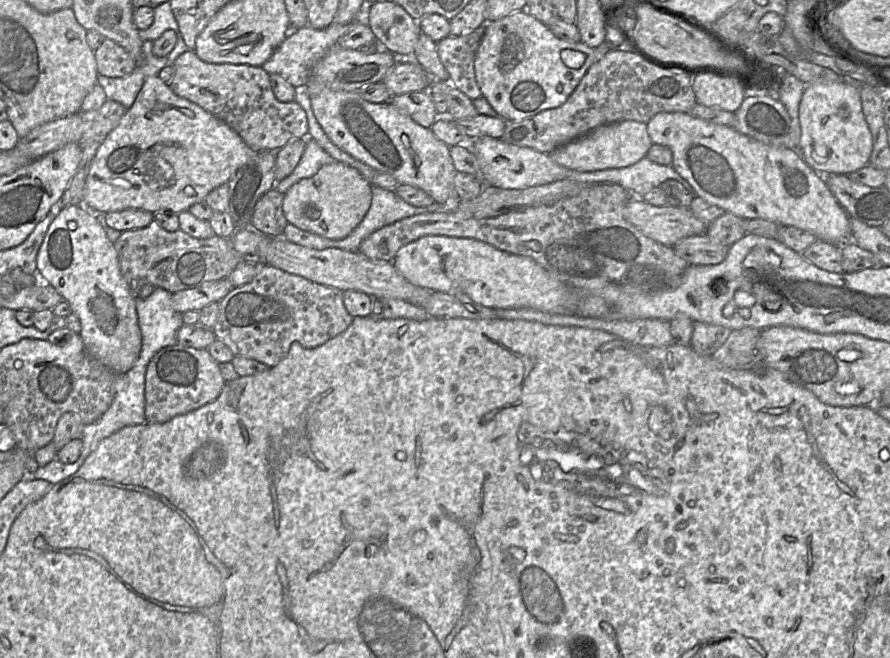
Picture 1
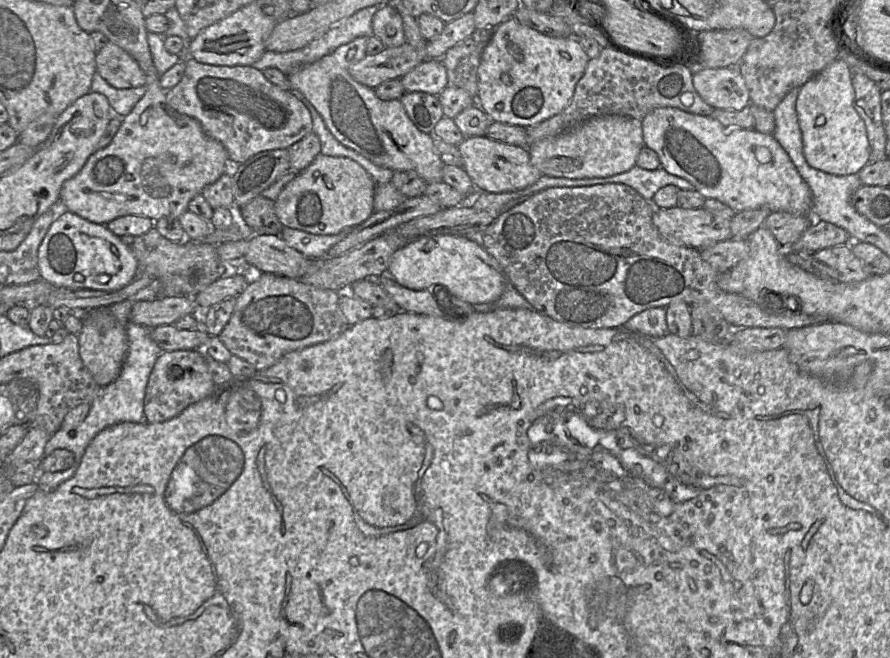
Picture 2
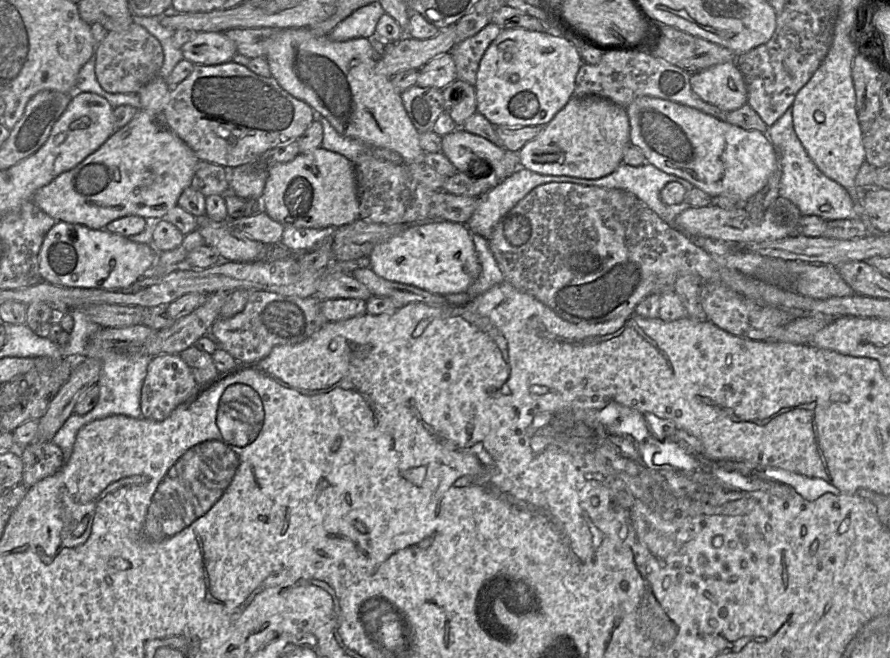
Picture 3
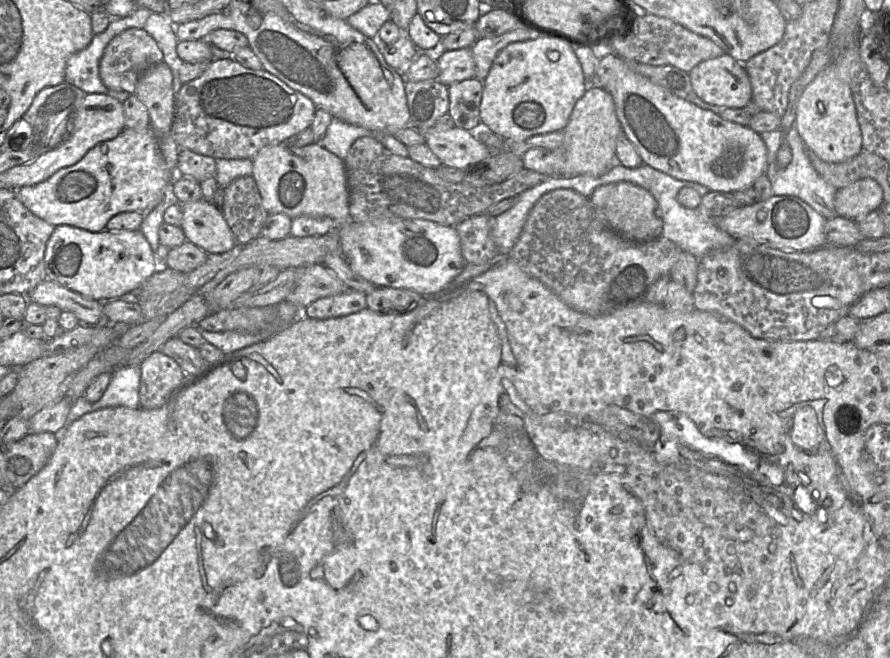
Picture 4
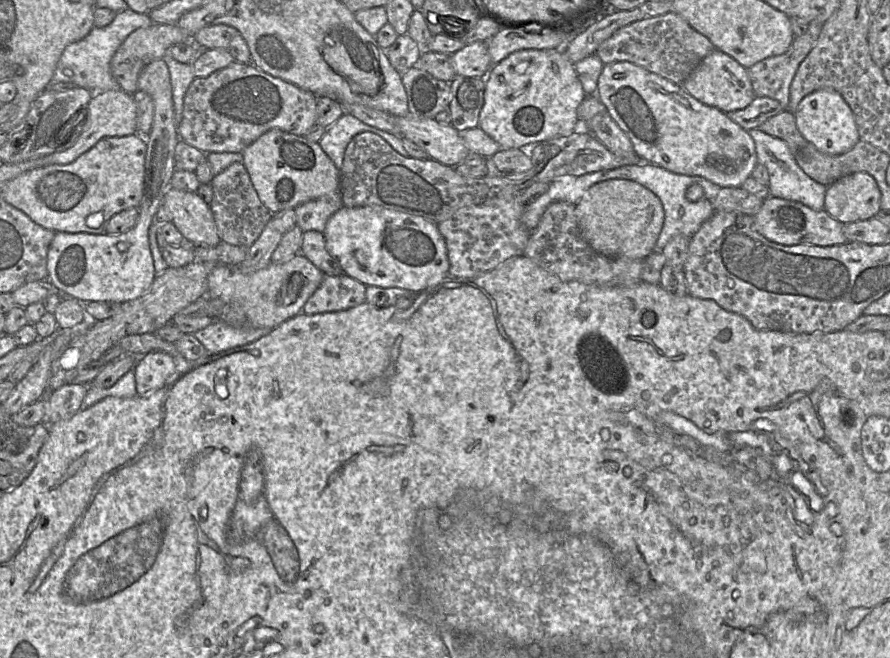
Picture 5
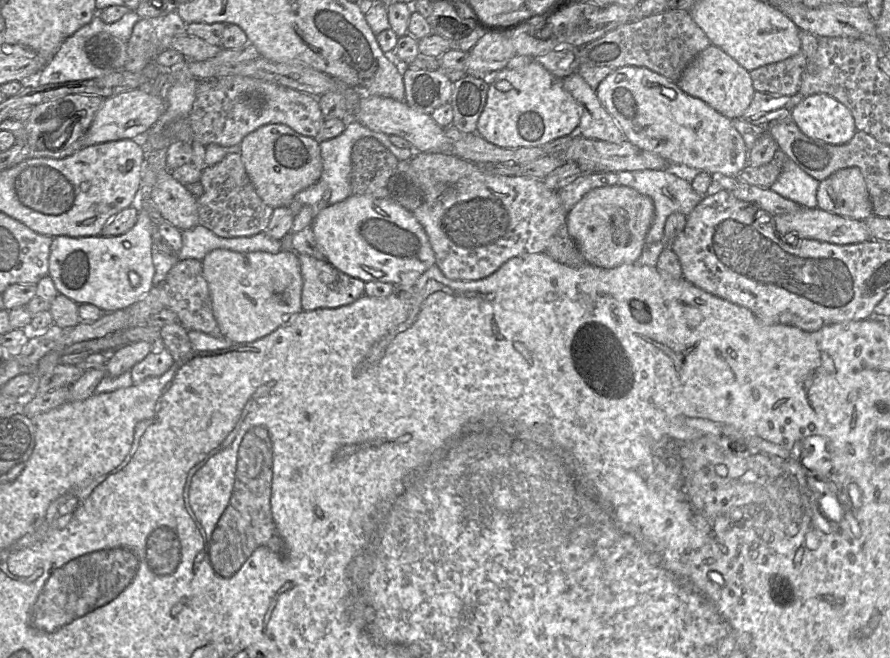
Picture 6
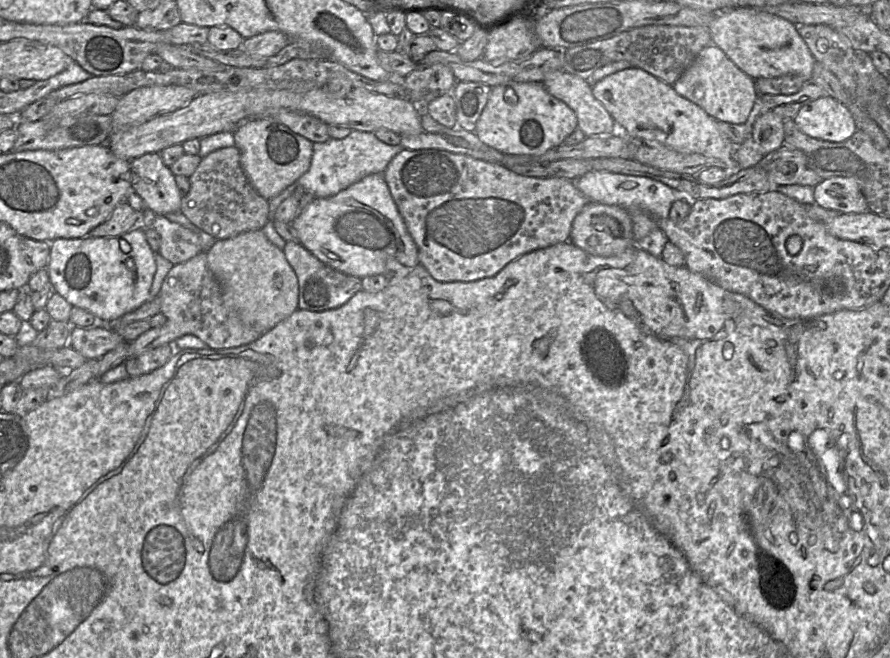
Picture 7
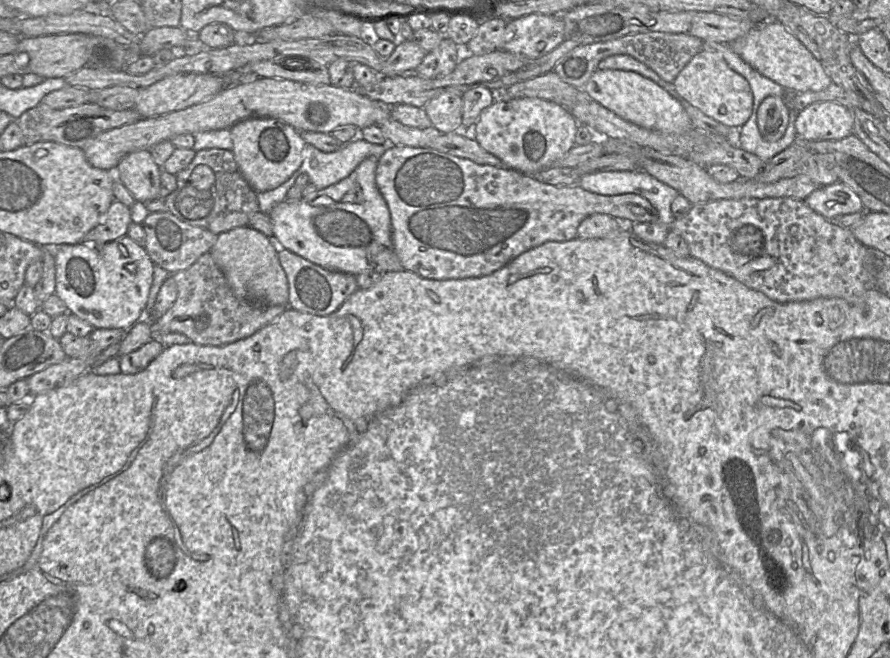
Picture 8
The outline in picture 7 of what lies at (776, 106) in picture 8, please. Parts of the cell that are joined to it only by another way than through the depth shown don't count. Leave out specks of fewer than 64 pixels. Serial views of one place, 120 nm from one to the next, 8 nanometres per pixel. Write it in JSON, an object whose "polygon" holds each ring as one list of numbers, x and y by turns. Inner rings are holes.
{"polygon":[[766,112,760,114,753,125,752,137,759,150,767,155,784,145,784,118]]}

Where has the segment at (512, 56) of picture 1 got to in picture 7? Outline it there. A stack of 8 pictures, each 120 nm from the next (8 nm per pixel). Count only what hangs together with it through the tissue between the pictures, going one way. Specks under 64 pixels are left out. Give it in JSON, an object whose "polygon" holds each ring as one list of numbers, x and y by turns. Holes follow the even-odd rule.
{"polygon":[[508,82,491,88,474,132,484,144,502,153,540,156,561,145,577,127,575,112,549,94,541,82]]}

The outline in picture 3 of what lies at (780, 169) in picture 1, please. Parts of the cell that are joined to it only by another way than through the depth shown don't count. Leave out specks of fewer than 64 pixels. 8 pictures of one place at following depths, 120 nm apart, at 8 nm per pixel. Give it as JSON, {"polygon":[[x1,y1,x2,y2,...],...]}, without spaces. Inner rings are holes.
{"polygon":[[643,96,626,107,630,124,630,143,644,154,646,162,661,171,683,178,711,197,727,196,748,201,761,192,778,168,774,146,767,134,728,124,695,108,661,98]]}

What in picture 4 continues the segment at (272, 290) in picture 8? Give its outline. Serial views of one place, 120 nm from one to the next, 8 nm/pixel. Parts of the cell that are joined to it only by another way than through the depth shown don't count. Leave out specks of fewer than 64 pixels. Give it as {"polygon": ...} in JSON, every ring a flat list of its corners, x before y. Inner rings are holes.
{"polygon":[[321,264,298,268,298,279,287,301,301,310,312,302,346,292,349,287,333,272]]}

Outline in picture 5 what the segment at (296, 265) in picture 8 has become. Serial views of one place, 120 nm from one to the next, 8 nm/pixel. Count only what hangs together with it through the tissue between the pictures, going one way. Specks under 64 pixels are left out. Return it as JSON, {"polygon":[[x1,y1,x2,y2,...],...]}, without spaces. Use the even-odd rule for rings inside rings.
{"polygon":[[324,275,323,281,307,300,303,312,313,315,356,307,366,301,366,285,342,275]]}

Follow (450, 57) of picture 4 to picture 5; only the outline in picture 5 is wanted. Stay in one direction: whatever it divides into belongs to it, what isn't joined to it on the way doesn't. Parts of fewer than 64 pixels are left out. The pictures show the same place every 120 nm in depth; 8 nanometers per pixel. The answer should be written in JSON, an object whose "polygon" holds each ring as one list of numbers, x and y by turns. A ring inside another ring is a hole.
{"polygon":[[476,41,451,55,456,76,485,78,493,66,487,42]]}

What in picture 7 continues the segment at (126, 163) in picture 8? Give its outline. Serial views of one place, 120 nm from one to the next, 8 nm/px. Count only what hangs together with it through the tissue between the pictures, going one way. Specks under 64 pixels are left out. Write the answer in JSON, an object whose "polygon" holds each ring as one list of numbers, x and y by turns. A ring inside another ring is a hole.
{"polygon":[[147,153,130,161,132,191,140,196,147,208,157,216,179,212,183,195,179,191,175,176,162,161,159,153]]}

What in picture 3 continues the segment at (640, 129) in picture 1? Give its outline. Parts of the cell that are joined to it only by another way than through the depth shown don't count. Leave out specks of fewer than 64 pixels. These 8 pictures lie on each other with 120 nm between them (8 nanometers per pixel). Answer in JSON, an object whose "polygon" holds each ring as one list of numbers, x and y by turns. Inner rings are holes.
{"polygon":[[595,95,573,96,566,106,543,126,540,133,524,145,518,152,518,160,520,167,542,175,598,179,618,168,622,163,624,148,629,143,630,124,626,108]]}

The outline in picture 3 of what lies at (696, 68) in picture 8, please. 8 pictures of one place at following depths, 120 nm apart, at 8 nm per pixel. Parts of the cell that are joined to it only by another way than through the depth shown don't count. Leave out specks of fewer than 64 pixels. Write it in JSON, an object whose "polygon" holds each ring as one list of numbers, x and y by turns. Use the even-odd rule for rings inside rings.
{"polygon":[[735,61,690,74,690,86,703,101,730,112,747,103,747,88]]}

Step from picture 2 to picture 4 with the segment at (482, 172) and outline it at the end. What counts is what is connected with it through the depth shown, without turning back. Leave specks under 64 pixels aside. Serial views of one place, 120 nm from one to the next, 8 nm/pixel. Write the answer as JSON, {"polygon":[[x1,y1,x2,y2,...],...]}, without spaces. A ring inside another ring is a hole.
{"polygon":[[433,126,424,131,424,137,425,144,443,165,467,172,483,165,492,154,475,132,462,128,438,129]]}

